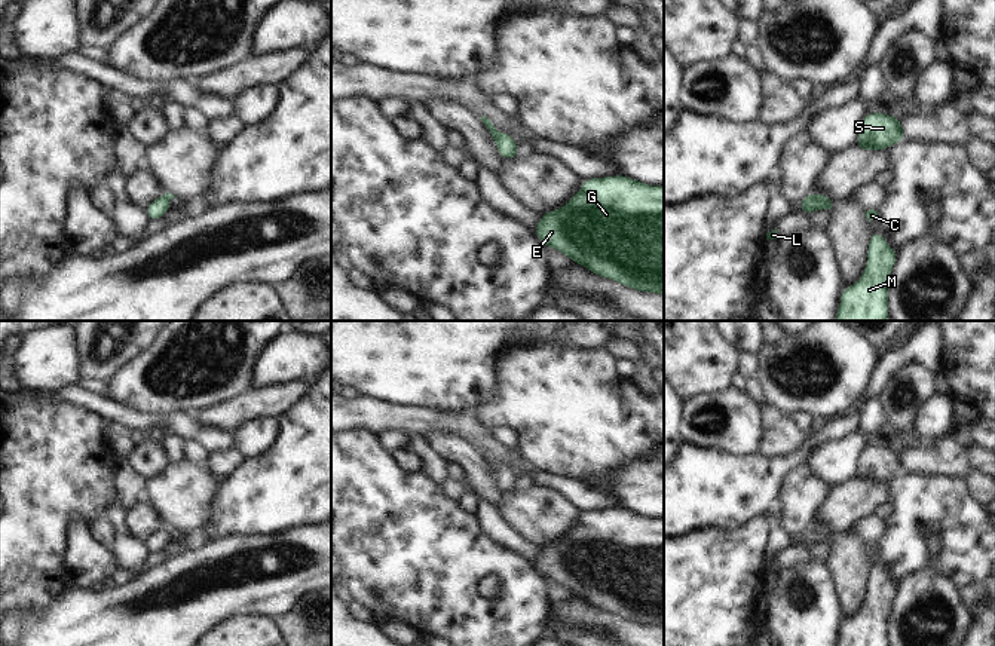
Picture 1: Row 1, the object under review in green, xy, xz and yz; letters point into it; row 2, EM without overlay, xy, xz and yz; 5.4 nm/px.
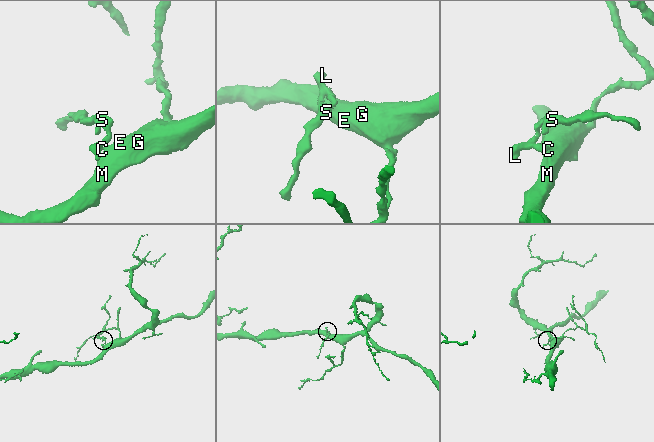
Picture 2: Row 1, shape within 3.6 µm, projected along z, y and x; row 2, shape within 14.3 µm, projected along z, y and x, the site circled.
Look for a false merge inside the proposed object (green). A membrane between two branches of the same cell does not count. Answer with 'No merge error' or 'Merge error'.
Merge error.

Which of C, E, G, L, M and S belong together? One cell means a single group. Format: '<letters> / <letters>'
C E G L M / S

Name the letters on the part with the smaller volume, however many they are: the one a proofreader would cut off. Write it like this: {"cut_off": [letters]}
{"cut_off": ["S"]}

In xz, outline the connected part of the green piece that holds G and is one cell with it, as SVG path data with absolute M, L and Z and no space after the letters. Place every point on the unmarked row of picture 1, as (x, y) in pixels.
M625 508L590 511L561 541L541 548L533 560L538 572L591 606L624 619L664 627L664 518Z

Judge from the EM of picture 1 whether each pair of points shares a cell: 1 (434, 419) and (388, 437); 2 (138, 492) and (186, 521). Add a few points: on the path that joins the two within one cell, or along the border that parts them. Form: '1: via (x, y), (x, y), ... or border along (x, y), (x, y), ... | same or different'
1: border along (379, 431), (407, 432) | different
2: border along (149, 480), (146, 501) | different

